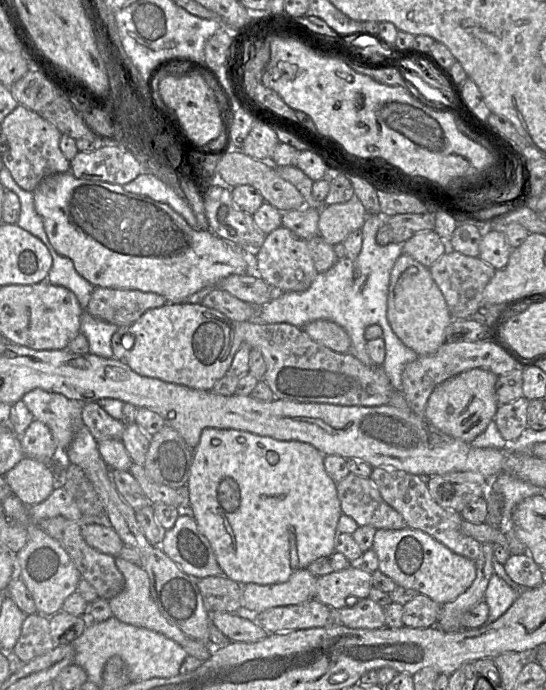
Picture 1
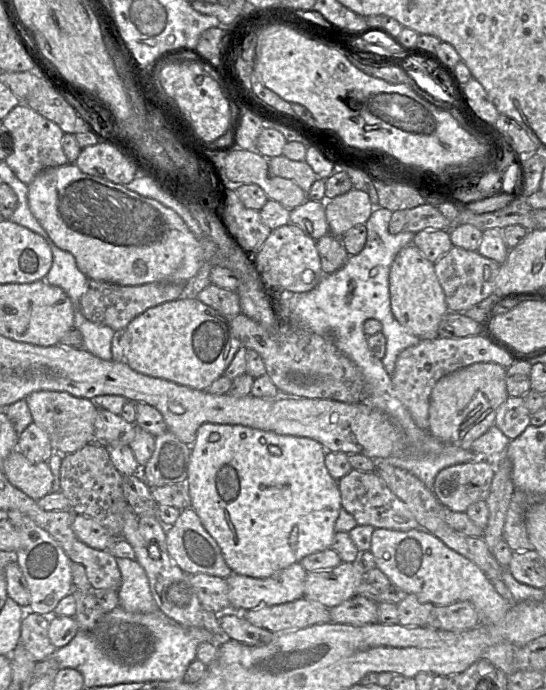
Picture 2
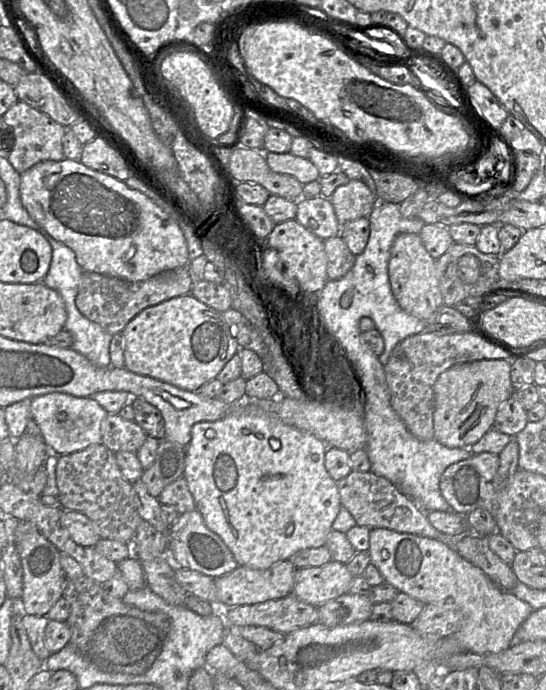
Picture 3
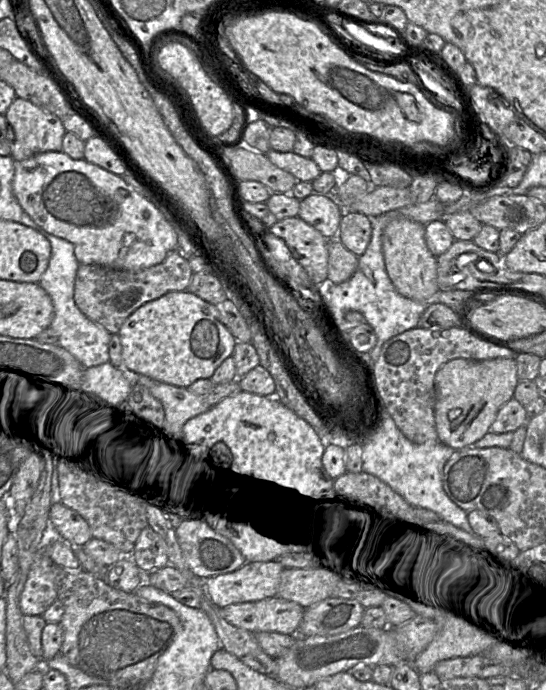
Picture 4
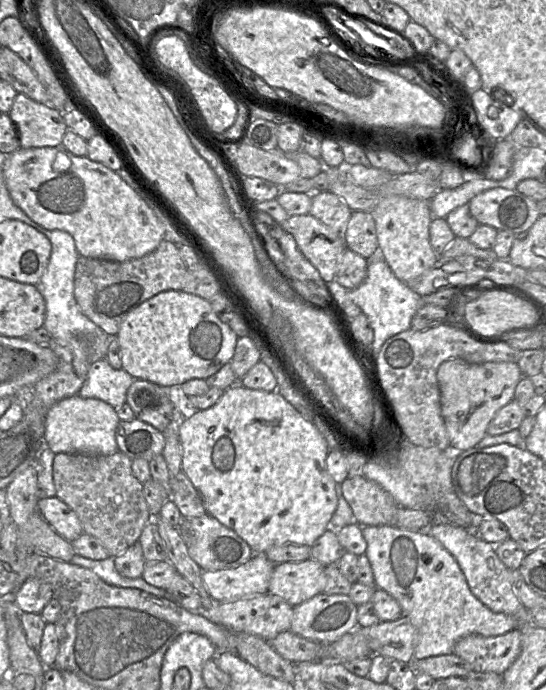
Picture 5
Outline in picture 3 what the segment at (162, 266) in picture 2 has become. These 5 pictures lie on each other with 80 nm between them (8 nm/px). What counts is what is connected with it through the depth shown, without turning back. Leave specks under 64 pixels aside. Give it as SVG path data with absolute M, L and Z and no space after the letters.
M65 158L61 161L44 161L34 165L21 174L20 198L22 205L37 224L43 227L55 240L65 244L74 251L76 261L83 271L96 272L126 279L128 281L144 281L161 272L186 266L189 262L187 242L176 220L171 218L147 196L137 190L129 188L124 181L92 170L83 165L80 161Z

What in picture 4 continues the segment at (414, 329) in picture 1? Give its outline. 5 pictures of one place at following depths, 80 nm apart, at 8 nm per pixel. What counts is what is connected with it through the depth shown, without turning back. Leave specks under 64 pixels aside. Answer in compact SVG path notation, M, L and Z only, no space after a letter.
M408 218L393 219L384 229L382 251L386 272L400 295L418 302L436 302L433 295L439 290L437 257L426 245L425 225Z

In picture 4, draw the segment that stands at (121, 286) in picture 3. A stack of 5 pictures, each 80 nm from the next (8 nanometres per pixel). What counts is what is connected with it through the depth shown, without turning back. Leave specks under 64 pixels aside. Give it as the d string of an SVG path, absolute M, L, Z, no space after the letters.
M176 249L154 266L125 270L97 264L79 264L75 278L74 301L90 320L117 334L125 320L139 307L171 291L187 290L193 271L188 259Z

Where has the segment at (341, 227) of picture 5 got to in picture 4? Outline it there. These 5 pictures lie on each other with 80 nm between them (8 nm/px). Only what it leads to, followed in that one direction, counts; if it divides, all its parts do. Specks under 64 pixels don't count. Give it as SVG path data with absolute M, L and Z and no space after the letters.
M312 193L300 200L298 217L324 237L336 239L342 218L342 207L333 195Z

